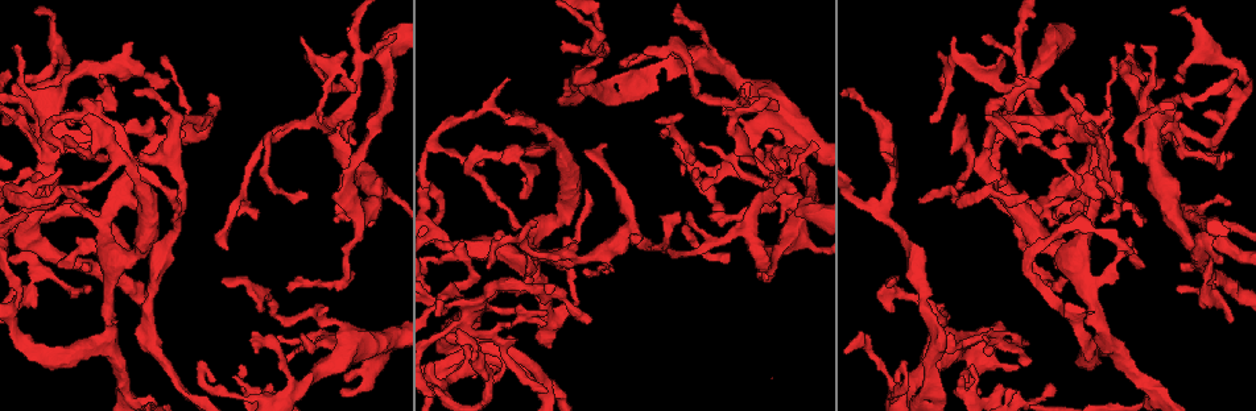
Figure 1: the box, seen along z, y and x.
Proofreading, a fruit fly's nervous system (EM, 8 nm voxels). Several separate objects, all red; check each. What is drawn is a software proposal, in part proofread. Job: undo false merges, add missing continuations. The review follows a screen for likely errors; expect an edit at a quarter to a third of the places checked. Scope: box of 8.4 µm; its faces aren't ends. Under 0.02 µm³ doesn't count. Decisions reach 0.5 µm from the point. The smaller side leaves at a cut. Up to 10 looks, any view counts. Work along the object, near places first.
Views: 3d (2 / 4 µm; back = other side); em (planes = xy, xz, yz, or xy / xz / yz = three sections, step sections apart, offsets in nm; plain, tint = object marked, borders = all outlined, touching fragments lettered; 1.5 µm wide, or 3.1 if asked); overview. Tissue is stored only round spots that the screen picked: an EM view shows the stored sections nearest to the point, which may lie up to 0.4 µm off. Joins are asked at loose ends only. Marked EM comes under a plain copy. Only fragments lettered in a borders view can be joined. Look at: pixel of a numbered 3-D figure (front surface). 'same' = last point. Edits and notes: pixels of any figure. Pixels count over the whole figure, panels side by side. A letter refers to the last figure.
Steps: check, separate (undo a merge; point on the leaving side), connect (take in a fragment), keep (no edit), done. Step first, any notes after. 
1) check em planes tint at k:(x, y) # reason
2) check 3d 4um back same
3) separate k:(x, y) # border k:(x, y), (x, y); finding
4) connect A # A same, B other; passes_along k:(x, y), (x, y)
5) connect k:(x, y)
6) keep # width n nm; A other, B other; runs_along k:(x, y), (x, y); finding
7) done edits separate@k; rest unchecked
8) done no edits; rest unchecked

check em yz step 8 borders at 1:(279, 337) # tapers out

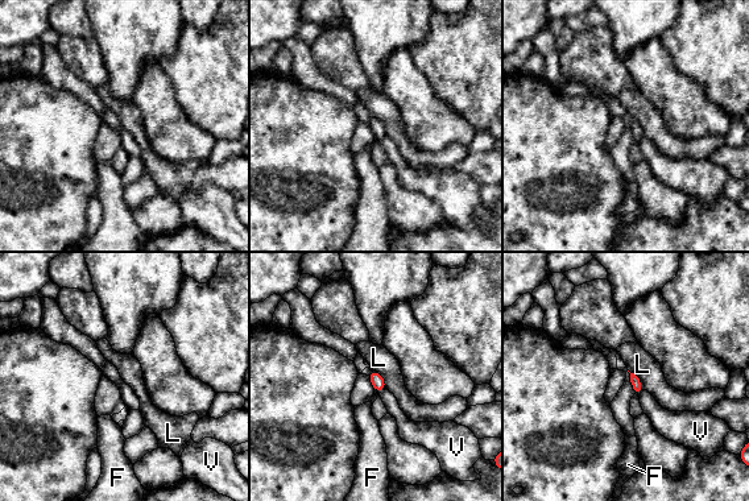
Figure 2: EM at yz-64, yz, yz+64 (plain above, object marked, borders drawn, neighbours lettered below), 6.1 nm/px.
keep # F other, L other, V other; border 2:(372, 368), (383, 377), (387, 388); no lettered fragment goes on from it

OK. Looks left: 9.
check 3d 4um at 1:(268, 146) # abrupt turn

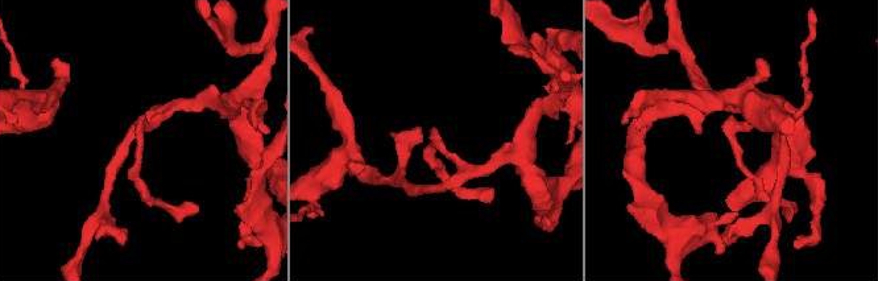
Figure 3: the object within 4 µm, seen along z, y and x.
check em xz step 8 tint at 3:(434, 137)

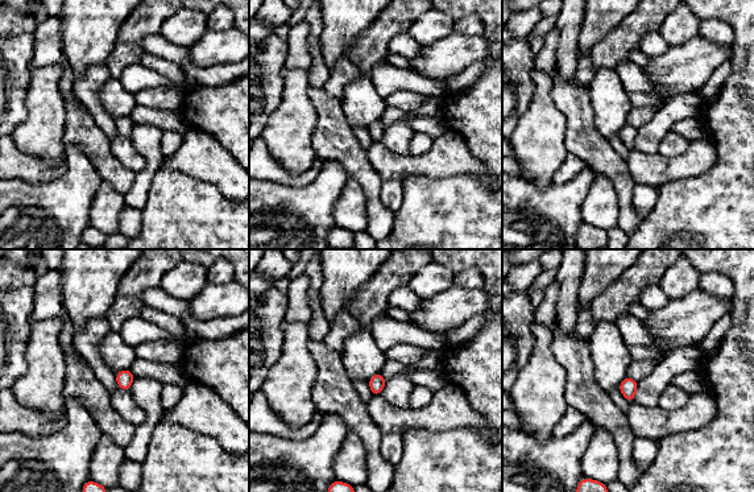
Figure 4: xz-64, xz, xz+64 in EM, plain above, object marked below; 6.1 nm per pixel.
check em yz step 4 borders same # cut it another way

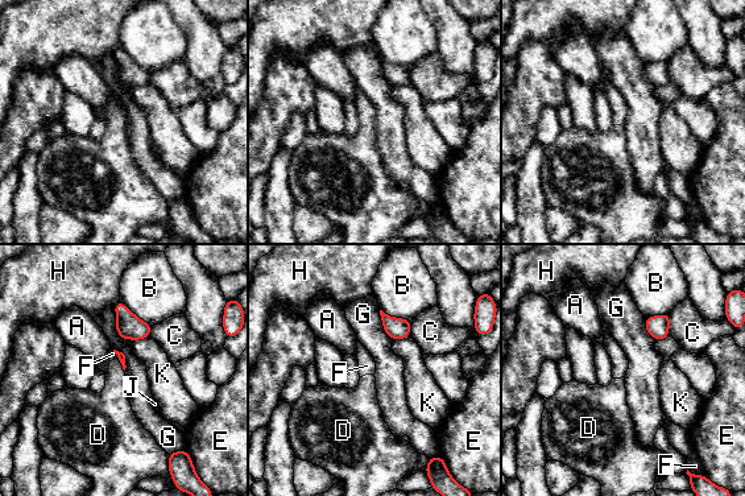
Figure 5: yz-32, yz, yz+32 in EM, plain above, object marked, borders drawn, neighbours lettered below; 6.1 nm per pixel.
keep # A other, B other, C other, D other, E other, F other, G other, H other, J other, K other; border 5:(409, 337), (394, 340); one neuron here

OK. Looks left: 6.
check em xy step 4 tint at 1:(999, 139) # branch stops here

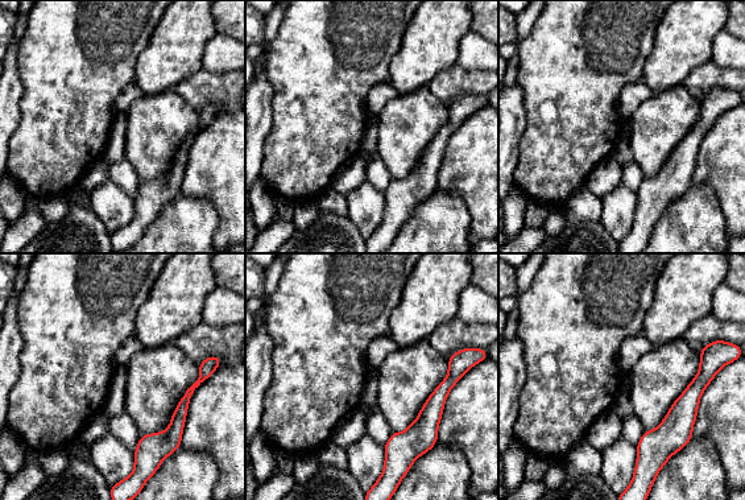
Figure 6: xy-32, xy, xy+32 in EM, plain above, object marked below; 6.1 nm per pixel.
check em xy step 4 borders same

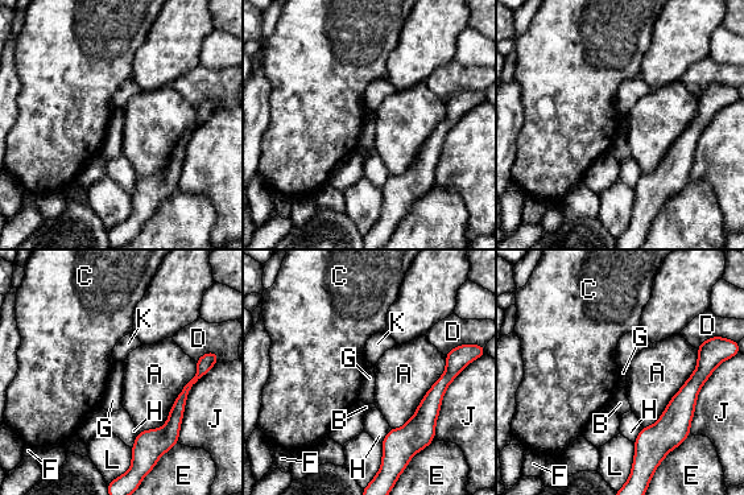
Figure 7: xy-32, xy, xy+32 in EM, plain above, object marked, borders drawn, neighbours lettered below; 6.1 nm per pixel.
keep # A other, B other, C other, D other, E other, F other, G other, H other, J other, K other, L other; none of them fits

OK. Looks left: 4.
done no edits; rest unchecked

